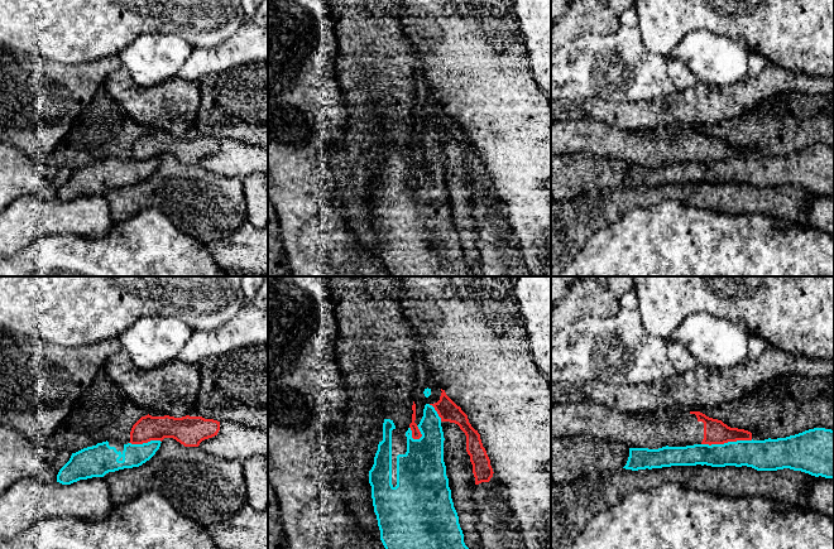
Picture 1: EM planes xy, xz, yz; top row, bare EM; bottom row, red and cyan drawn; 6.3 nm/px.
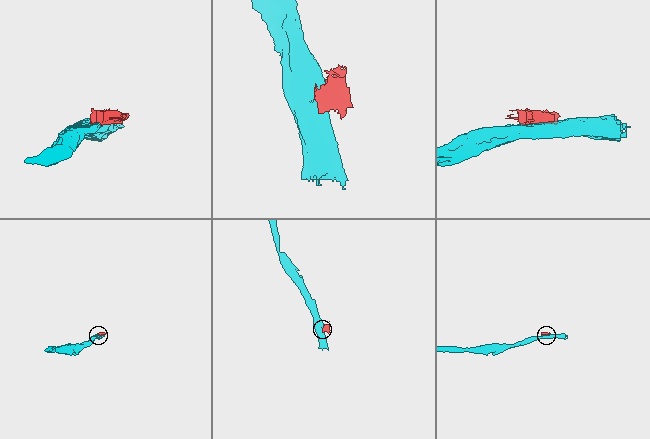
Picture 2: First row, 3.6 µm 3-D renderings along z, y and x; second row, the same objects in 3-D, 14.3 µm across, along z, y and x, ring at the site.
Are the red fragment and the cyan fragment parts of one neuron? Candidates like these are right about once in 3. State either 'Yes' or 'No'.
No

